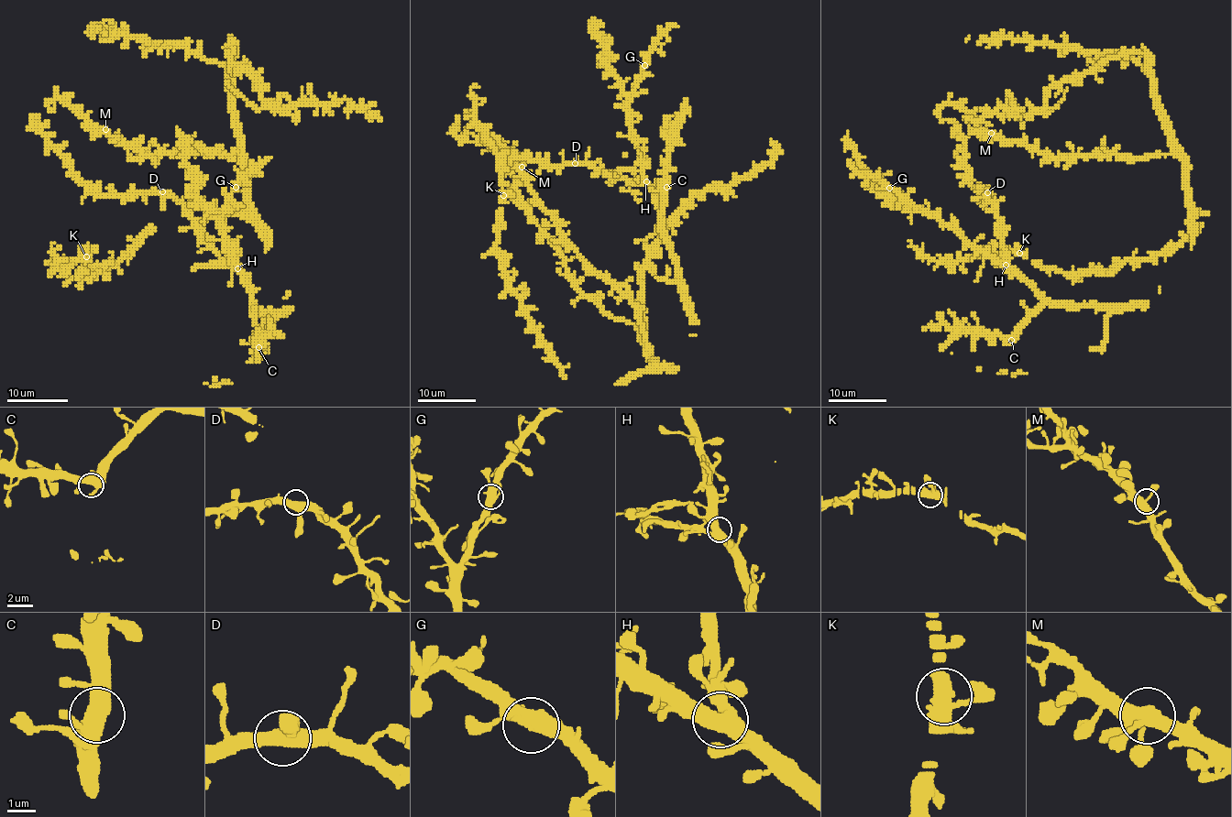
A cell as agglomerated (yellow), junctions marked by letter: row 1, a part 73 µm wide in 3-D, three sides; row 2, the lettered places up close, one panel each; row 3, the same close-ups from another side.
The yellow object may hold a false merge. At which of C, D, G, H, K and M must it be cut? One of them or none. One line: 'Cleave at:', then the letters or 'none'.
Cleave at: none

